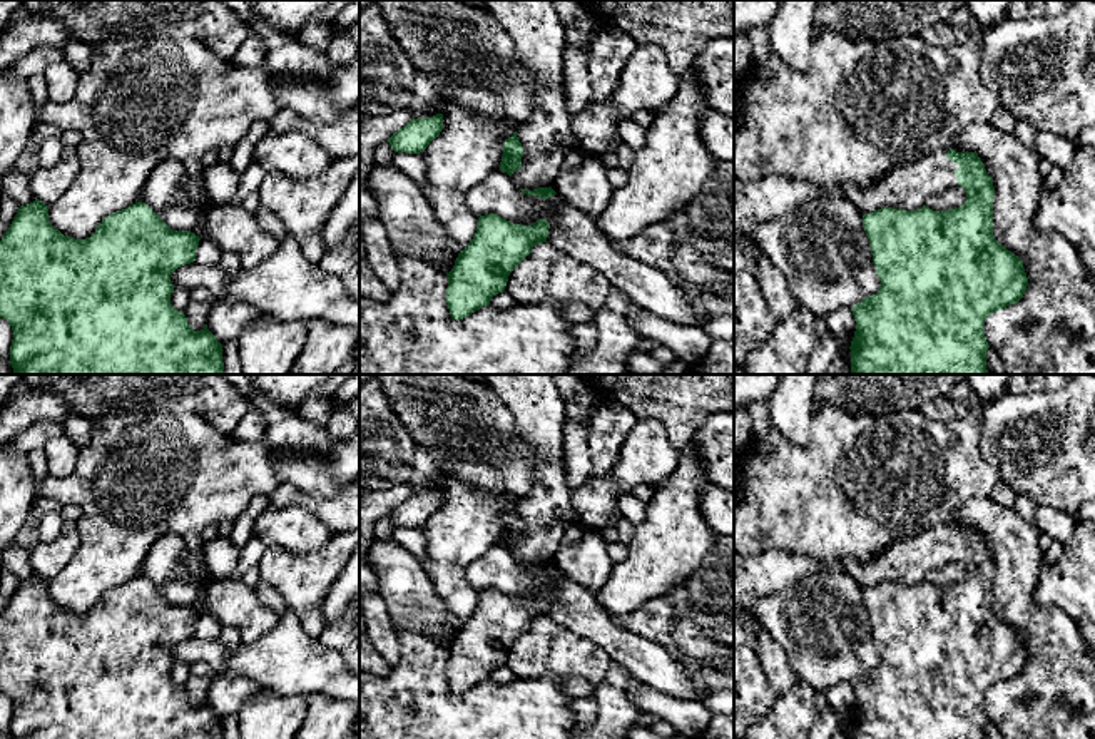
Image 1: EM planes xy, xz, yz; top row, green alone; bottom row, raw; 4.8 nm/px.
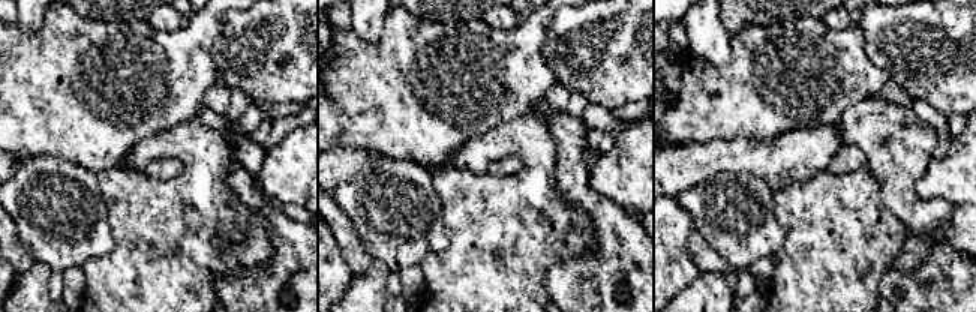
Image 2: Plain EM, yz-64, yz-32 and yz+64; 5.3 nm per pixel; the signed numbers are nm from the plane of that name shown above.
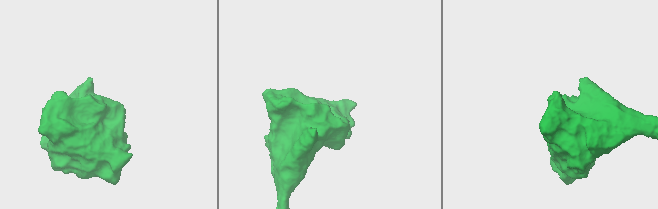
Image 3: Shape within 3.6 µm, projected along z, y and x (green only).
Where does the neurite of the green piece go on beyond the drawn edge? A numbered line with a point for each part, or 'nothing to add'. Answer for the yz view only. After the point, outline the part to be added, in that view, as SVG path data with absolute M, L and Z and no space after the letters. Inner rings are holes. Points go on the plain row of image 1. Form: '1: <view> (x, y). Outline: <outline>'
1: yz (908, 560). Outline: M938 525L914 537L901 538L886 547L874 558L866 562L856 558L819 560L806 553L791 552L764 552L756 555L734 553L734 610L751 610L761 599L814 573L834 572L853 577L864 590L881 582L916 585L926 580L928 573L948 562L958 560L955 545L960 540L946 532L946 527Z

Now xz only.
1: xz (535, 402). Outline: M485 375L485 383L502 396L515 416L520 435L537 455L533 461L535 483L525 497L517 500L517 512L523 522L522 542L510 552L518 563L525 565L552 562L565 530L577 523L572 492L565 480L565 400L553 381L553 375Z

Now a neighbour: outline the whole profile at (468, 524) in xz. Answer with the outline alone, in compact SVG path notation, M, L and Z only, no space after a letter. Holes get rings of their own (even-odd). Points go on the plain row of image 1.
M453 477L445 478L443 503L425 523L423 568L446 609L463 625L478 602L468 578L470 563L500 545L503 518L517 500L488 493Z

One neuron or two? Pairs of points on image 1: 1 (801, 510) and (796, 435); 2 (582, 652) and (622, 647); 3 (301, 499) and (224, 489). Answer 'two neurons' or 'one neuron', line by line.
1: two neurons
2: two neurons
3: two neurons

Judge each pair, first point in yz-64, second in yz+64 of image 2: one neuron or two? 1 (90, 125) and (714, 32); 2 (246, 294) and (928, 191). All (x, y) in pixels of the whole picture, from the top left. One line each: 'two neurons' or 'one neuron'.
1: two neurons
2: two neurons

